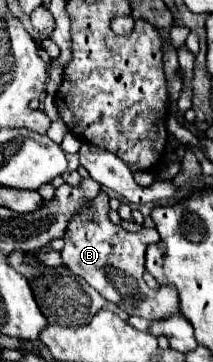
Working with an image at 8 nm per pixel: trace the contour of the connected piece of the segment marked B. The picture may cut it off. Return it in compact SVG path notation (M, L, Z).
M99 193L93 201L85 201L81 205L81 209L71 217L63 241L63 263L75 275L83 277L93 289L97 289L107 301L117 303L129 315L139 315L143 319L155 321L171 313L179 313L179 299L173 287L149 289L143 281L145 249L151 243L159 243L157 229L143 227L137 233L129 233L123 227L111 223L107 193Z

